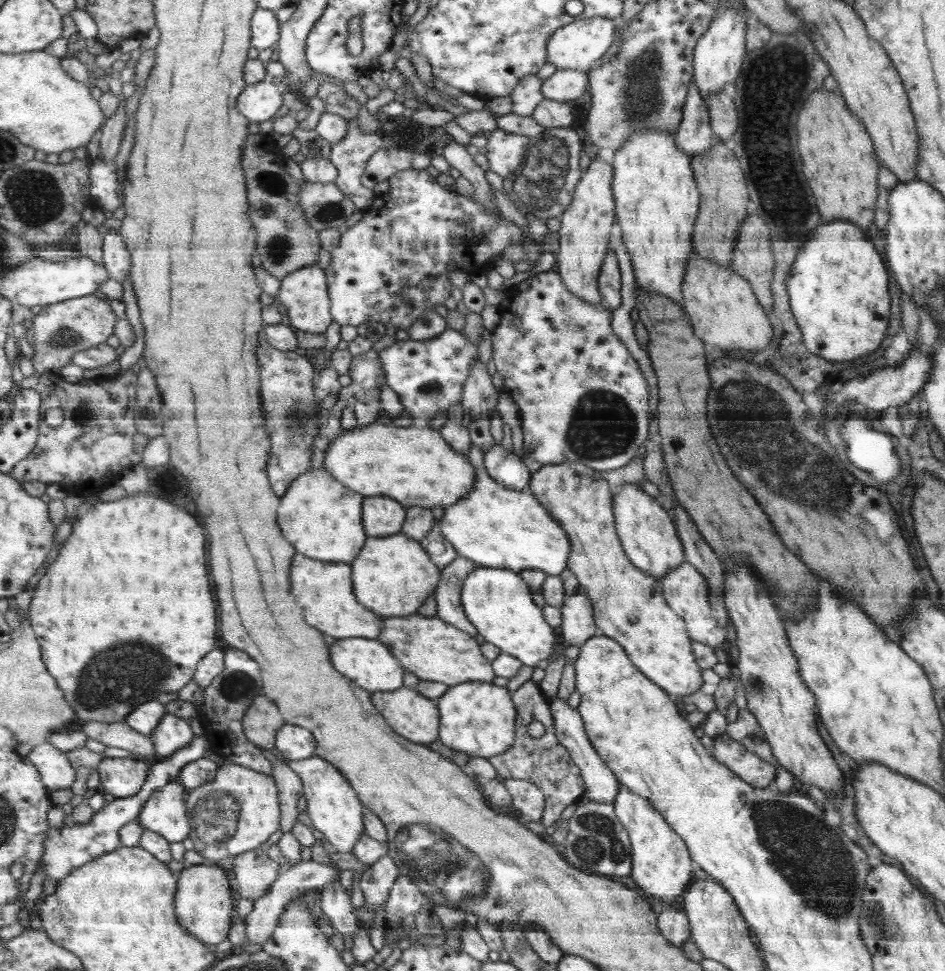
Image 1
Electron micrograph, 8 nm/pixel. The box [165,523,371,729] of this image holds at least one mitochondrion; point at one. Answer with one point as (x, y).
(237, 686)

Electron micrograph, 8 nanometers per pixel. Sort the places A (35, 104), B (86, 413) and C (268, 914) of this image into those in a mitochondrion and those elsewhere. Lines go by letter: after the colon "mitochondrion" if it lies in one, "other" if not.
A: other
B: mitochondrion
C: other

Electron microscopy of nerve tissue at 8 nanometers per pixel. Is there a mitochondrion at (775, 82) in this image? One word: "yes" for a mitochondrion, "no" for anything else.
yes

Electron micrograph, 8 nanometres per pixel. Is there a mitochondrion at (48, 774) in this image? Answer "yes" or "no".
no

